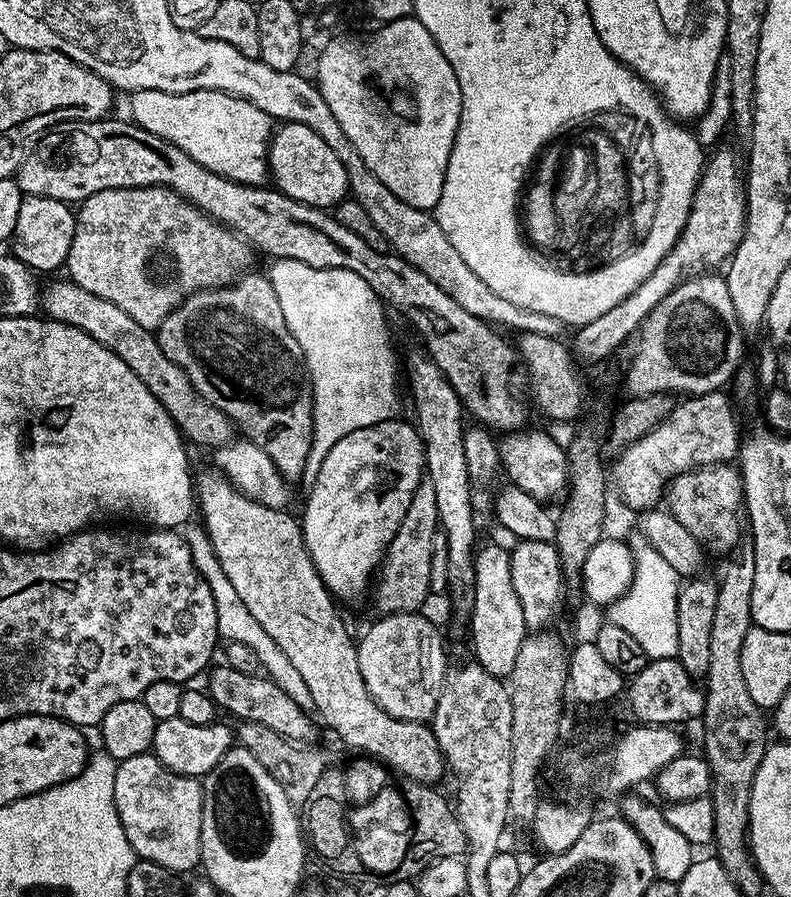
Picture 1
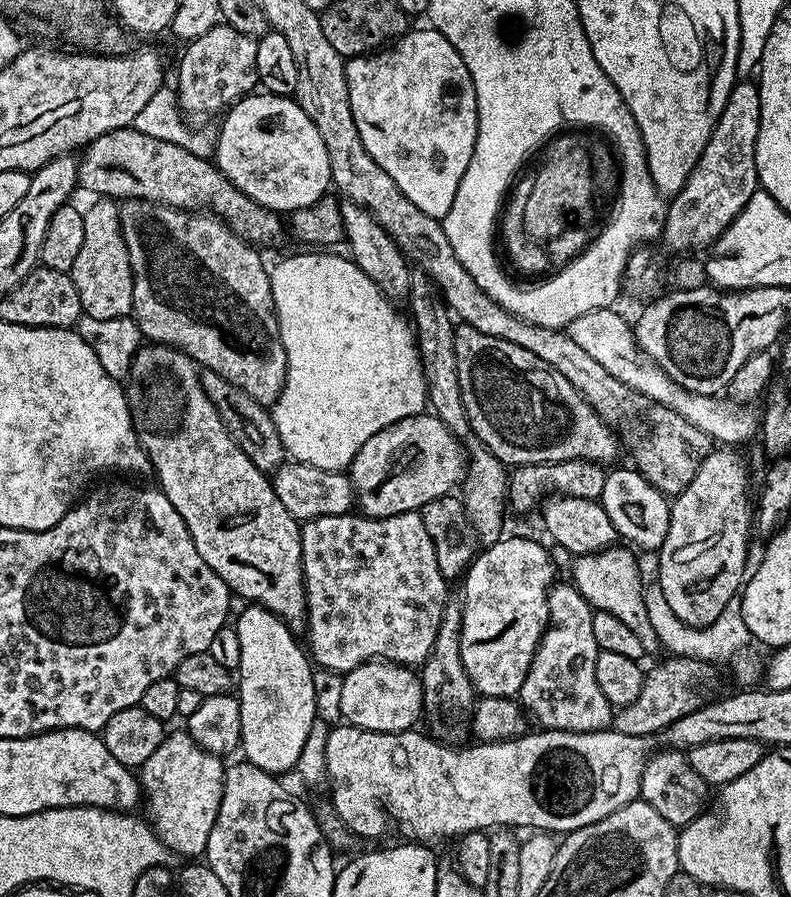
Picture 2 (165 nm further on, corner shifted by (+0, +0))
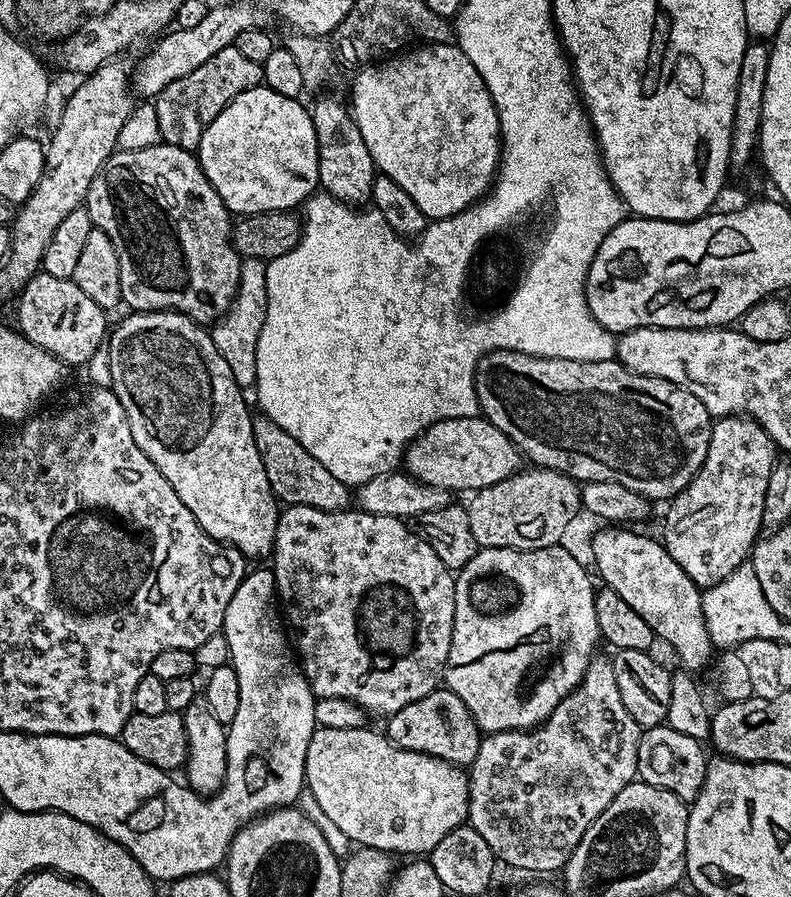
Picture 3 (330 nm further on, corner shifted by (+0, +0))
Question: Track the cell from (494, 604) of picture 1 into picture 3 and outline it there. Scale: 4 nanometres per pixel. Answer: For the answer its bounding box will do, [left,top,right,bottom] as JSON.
[443,546,601,733]

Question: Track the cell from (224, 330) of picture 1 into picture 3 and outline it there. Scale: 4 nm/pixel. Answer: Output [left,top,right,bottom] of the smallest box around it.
[86,142,242,326]

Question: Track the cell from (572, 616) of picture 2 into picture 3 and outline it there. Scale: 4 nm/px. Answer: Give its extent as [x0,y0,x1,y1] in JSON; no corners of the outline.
[467,658,642,873]

